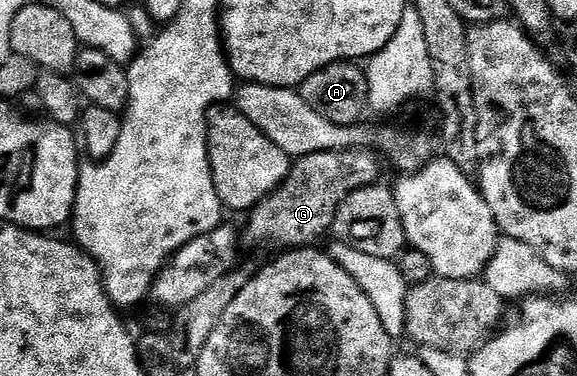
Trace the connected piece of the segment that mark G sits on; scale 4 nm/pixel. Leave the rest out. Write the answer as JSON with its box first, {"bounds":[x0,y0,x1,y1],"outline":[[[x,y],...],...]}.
{"bounds":[241,147,379,251],"outline":[[[363,147],[316,151],[297,158],[280,187],[273,189],[259,205],[249,210],[247,217],[250,218],[246,221],[246,233],[244,229],[241,234],[241,244],[251,245],[254,249],[261,245],[275,245],[278,251],[317,246],[318,240],[333,230],[336,211],[344,199],[348,199],[352,191],[360,191],[379,180],[379,154],[369,153],[368,150]]]}

